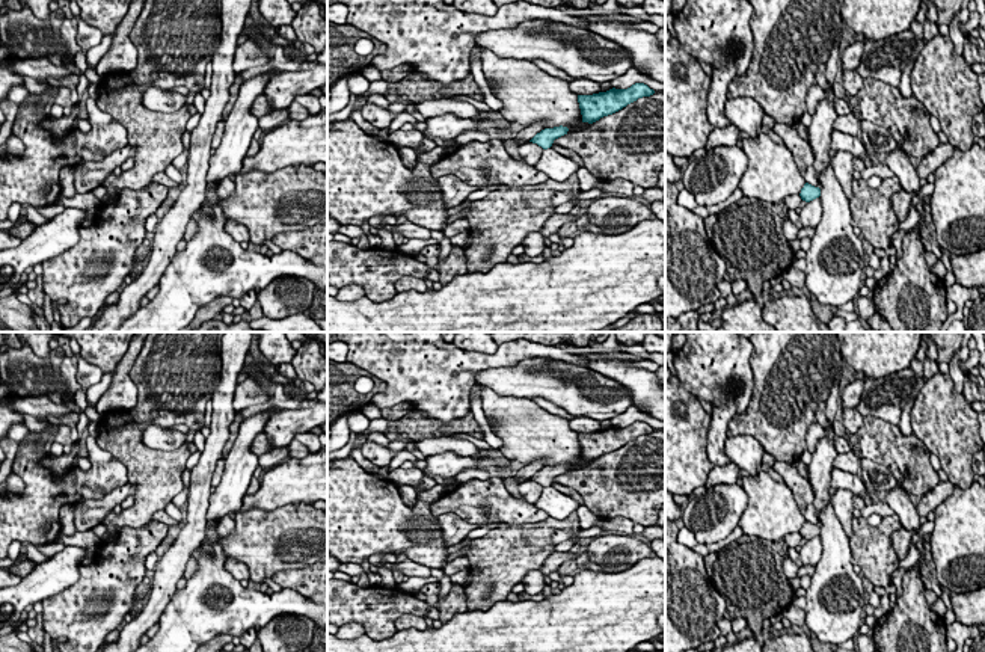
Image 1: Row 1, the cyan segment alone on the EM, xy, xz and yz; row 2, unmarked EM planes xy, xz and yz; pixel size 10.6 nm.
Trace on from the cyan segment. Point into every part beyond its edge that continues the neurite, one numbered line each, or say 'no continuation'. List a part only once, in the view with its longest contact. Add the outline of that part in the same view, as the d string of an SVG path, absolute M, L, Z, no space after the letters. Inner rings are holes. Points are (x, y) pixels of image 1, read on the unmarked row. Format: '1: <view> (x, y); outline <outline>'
no continuation

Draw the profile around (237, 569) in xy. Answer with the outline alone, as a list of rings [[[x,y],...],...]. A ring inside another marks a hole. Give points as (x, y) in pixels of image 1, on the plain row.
[[[228,558],[225,569],[238,581],[249,580],[249,567],[238,560]]]

